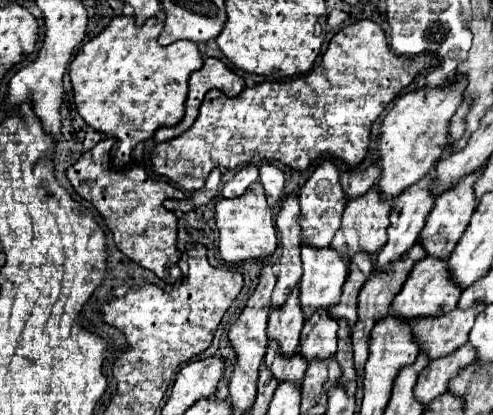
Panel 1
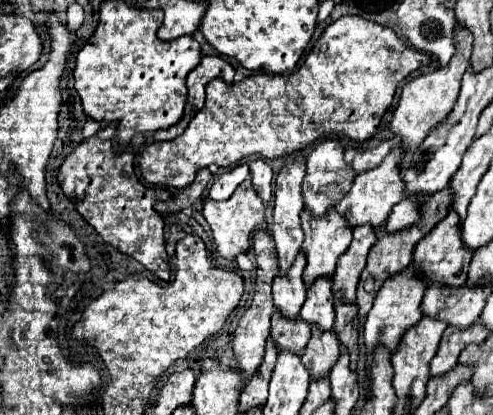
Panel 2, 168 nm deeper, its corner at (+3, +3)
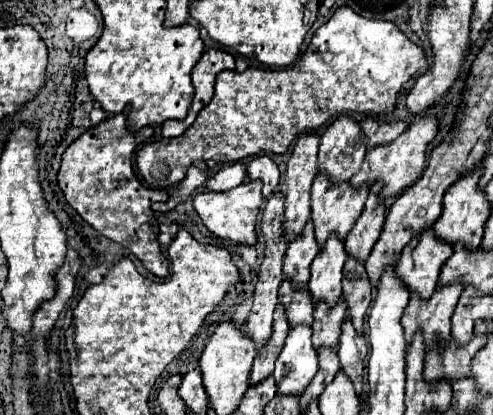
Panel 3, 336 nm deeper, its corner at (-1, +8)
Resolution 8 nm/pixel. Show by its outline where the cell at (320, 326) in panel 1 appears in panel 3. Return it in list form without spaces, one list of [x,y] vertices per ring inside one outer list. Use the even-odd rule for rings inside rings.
[[[331,236],[311,264],[311,280],[307,288],[315,302],[335,306],[341,300],[341,270],[347,258],[343,242],[337,236]]]

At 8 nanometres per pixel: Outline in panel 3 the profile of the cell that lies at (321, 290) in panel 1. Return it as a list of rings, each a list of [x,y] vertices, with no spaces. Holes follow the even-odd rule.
[[[317,176],[315,182],[313,182],[313,190],[311,190],[311,220],[313,220],[313,226],[315,226],[315,240],[319,244],[319,248],[323,248],[323,244],[327,242],[327,238],[331,234],[337,234],[339,240],[345,240],[345,236],[351,232],[353,224],[357,222],[357,218],[361,216],[363,212],[363,206],[365,206],[365,200],[367,200],[367,192],[369,188],[361,186],[359,190],[351,188],[349,182],[347,184],[339,184],[339,186],[333,186],[327,176]]]

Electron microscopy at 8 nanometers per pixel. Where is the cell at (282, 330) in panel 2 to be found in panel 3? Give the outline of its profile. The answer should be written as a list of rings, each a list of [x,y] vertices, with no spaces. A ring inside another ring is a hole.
[[[289,280],[281,282],[279,290],[279,302],[285,308],[289,326],[299,326],[299,324],[313,324],[313,302],[309,296],[307,288],[293,288]]]

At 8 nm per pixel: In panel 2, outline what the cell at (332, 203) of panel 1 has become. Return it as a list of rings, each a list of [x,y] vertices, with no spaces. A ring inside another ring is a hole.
[[[329,137],[329,139],[317,143],[307,157],[307,175],[303,181],[303,199],[305,199],[305,205],[309,207],[311,215],[319,217],[319,215],[327,213],[329,207],[337,205],[337,201],[341,201],[345,197],[345,193],[351,189],[353,177],[355,177],[355,171],[349,163],[345,163],[343,145],[339,139]]]

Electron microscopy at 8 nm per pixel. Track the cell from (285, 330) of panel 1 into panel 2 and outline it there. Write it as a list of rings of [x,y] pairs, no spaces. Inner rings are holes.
[[[299,251],[287,273],[277,273],[273,279],[273,301],[275,309],[289,319],[299,317],[299,309],[305,301],[305,283],[301,279],[305,269],[305,253]]]

